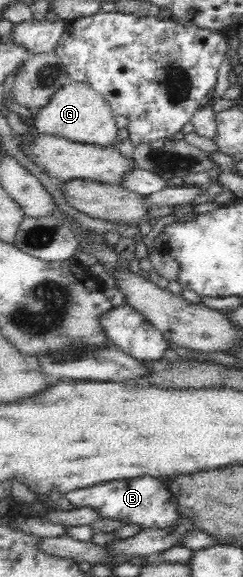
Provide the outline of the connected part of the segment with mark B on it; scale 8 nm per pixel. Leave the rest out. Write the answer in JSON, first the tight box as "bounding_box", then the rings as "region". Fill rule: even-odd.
{"bounding_box":[64,477,181,530],"region":[[[154,477],[121,478],[73,490],[64,495],[74,509],[89,508],[96,512],[98,519],[123,522],[124,525],[138,526],[141,530],[153,527],[166,530],[180,522],[181,514],[176,502],[171,498],[163,480]]]}

